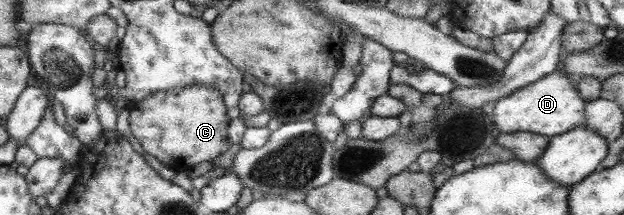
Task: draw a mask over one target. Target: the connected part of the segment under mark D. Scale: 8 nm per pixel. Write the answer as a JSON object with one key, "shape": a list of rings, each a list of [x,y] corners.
{"shape":[[[559,70],[551,72],[543,79],[535,83],[521,87],[513,91],[510,95],[497,99],[494,103],[492,115],[497,130],[501,133],[511,134],[511,132],[532,132],[541,136],[552,137],[562,135],[564,132],[579,126],[583,120],[582,97],[577,96],[575,90],[571,90],[571,84]]]}

